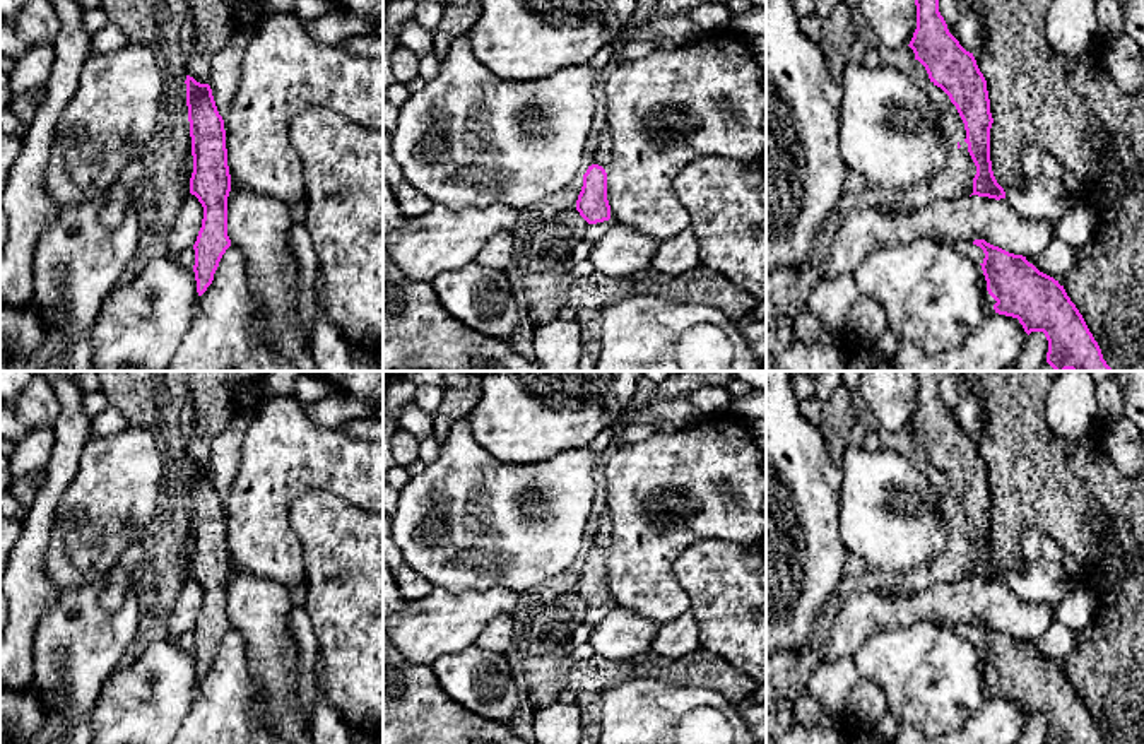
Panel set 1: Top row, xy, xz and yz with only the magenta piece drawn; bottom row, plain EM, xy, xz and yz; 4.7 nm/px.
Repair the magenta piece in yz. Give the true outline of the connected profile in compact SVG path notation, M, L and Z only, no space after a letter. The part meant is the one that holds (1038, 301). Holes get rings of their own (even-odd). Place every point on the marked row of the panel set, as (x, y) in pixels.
M975 239L985 253L982 265L987 291L997 301L995 313L1017 318L1024 332L1043 332L1048 340L1047 363L1055 371L1113 371L1103 359L1101 349L1089 332L1082 315L1067 296L1064 286L1040 272L1023 255L1009 253L985 239Z

